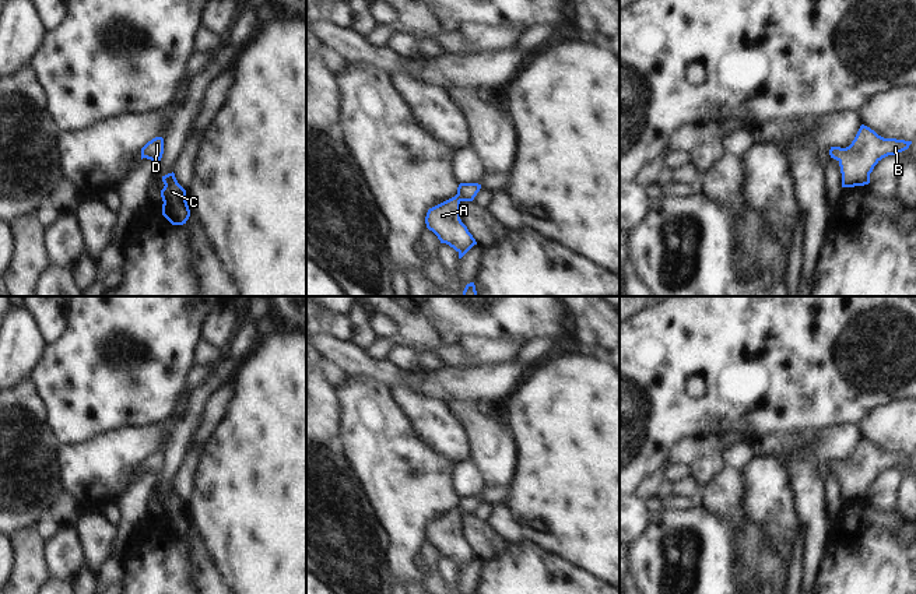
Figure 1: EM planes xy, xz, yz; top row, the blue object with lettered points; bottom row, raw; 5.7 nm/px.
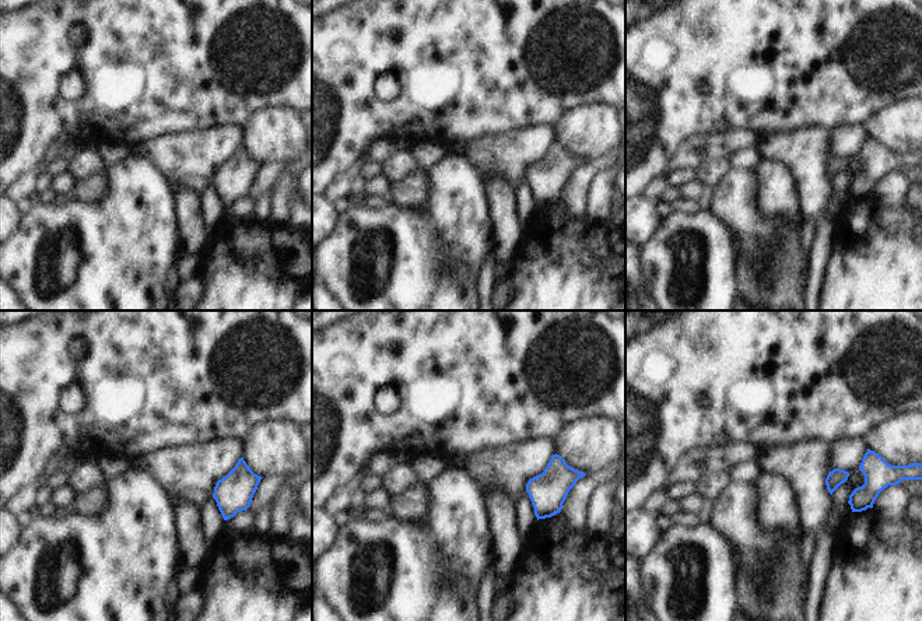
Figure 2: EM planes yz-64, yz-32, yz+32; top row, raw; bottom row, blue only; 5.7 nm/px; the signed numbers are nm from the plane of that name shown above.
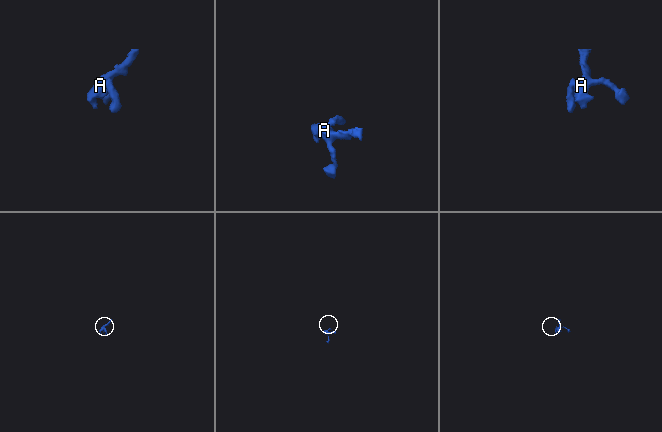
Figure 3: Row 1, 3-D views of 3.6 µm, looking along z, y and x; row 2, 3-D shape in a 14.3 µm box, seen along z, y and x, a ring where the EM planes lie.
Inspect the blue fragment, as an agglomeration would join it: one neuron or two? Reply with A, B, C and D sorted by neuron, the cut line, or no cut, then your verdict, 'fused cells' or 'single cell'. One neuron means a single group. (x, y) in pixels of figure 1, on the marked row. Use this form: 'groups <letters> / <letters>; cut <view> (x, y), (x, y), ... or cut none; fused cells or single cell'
groups A B C D; cut none; single cell

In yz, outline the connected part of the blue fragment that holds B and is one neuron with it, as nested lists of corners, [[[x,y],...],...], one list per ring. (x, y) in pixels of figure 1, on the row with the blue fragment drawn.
[[[861,124],[849,147],[831,147],[829,155],[839,162],[842,187],[854,187],[868,184],[870,173],[882,158],[896,155],[910,144],[912,141],[884,138]]]

